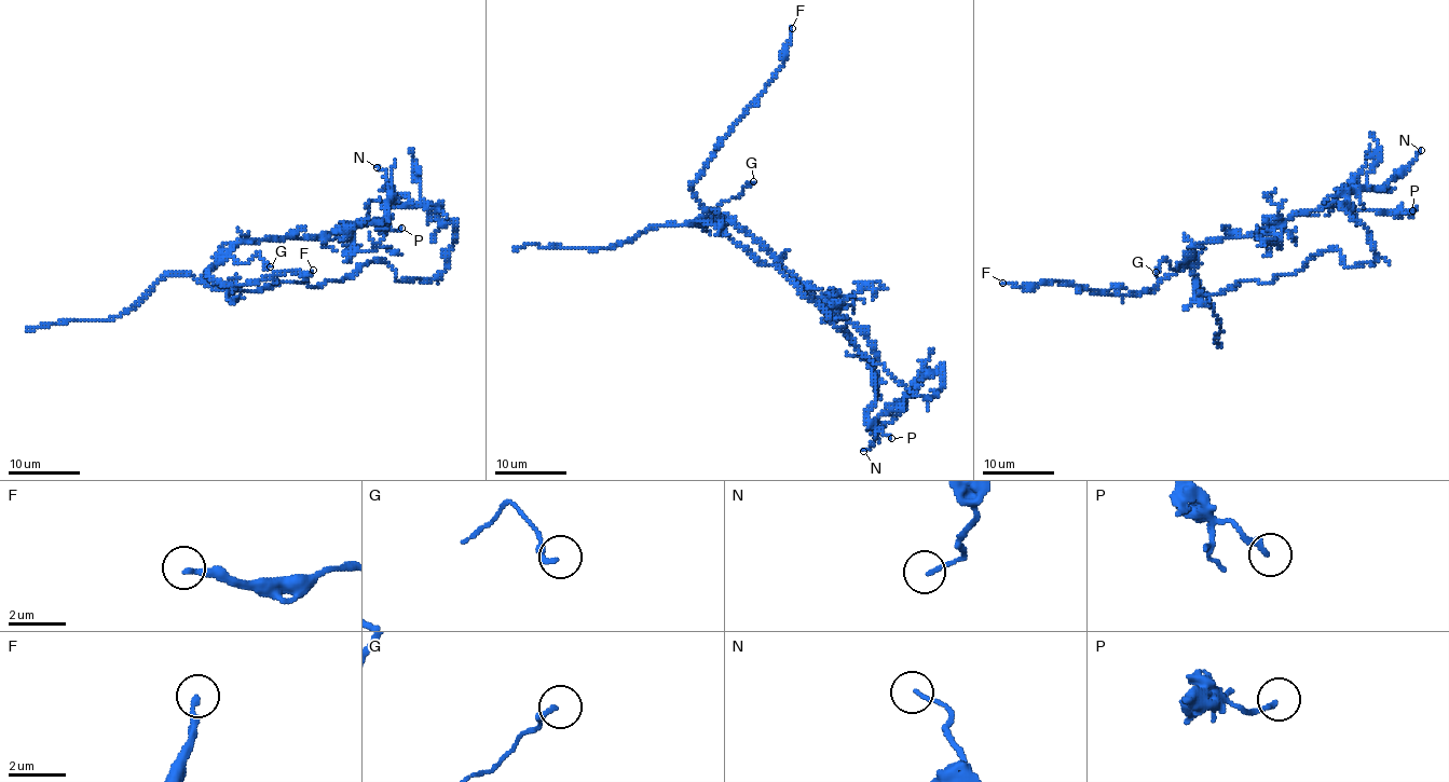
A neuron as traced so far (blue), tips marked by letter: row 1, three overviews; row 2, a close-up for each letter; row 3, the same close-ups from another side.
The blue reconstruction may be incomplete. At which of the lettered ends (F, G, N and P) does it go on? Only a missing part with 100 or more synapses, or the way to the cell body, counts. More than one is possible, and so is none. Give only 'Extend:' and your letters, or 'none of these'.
Extend: none of these

